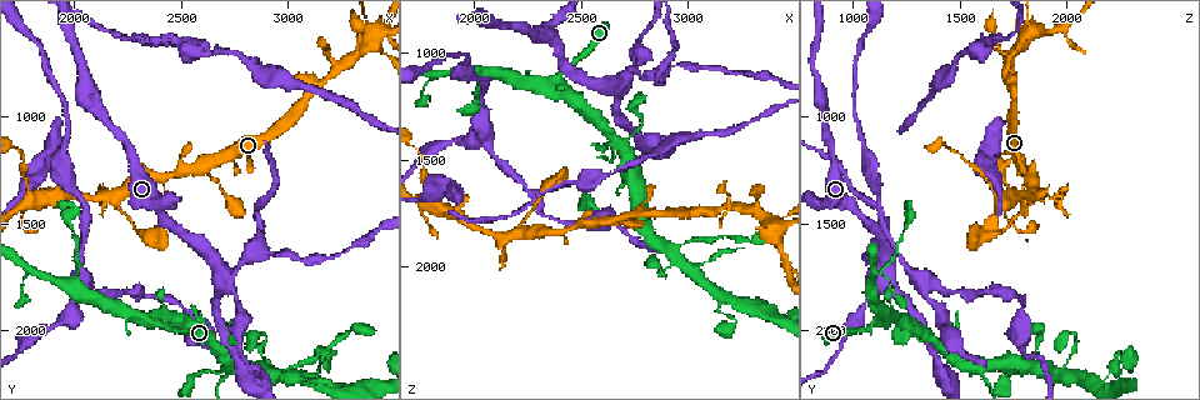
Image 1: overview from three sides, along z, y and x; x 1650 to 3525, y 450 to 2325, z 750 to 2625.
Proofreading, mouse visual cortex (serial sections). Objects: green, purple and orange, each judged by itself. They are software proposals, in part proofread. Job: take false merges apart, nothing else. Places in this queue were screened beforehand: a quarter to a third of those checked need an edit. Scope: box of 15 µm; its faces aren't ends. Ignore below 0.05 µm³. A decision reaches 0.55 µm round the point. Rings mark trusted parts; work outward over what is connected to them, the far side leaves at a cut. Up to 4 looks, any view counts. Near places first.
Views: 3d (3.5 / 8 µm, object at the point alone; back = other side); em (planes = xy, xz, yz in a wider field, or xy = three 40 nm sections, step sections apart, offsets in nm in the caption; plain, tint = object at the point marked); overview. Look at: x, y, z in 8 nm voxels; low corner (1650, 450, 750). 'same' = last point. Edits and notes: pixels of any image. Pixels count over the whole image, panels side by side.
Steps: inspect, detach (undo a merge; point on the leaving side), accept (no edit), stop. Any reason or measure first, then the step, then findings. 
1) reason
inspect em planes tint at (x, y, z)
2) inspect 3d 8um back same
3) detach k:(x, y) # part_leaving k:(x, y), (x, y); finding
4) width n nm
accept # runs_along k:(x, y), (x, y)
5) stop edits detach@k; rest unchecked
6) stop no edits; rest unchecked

thin arm on a thick one
inspect 3d 3.5um at (2720, 1740, 1100)

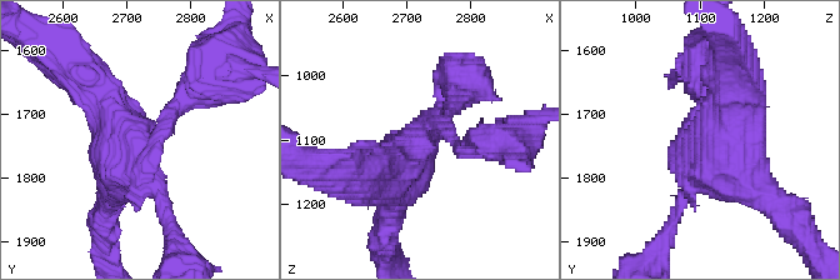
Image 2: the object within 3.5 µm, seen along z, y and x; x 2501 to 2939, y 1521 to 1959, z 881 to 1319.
arms 4; arm_widths 200, 300, 350, 500 nm
inspect em xy step 5 tint at (2705, 1745, 1105)

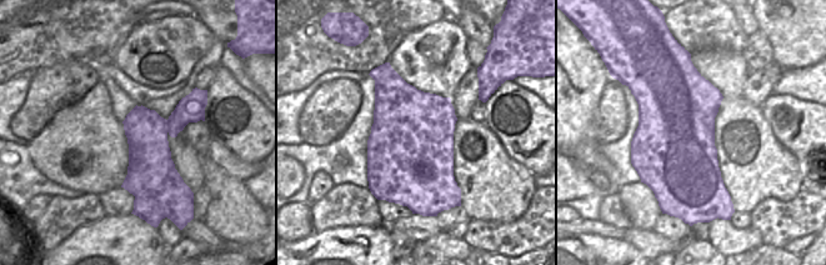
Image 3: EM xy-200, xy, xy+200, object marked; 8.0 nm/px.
detach 2:(179, 103) # part_leaving 2:(151, 141), (233, 61); a second cell is stuck on

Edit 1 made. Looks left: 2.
looks like a crossing
inspect 3d 8um at (2380, 1960, 1160)

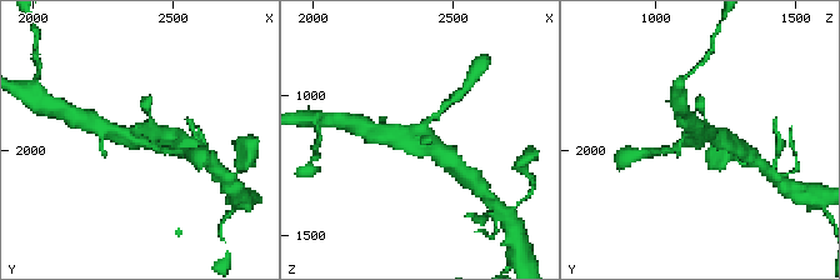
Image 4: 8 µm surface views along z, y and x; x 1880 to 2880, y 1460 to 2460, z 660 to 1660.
inspect em xy step 2 tint at (2380, 1960, 1160)

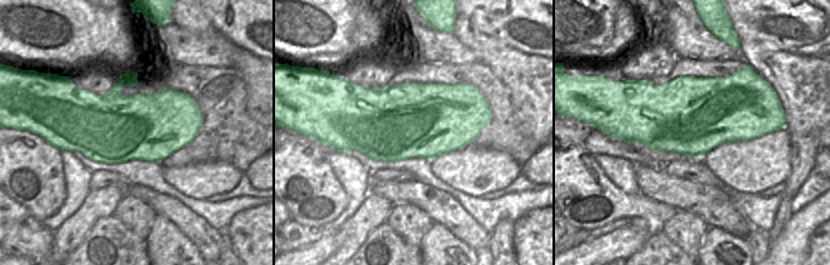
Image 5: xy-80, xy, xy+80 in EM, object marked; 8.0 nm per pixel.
accept # runs_along 4:(671, 151), (703, 134), (720, 138); continuous, no second cell

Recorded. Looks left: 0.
stop edits detach@2; rest unchecked

